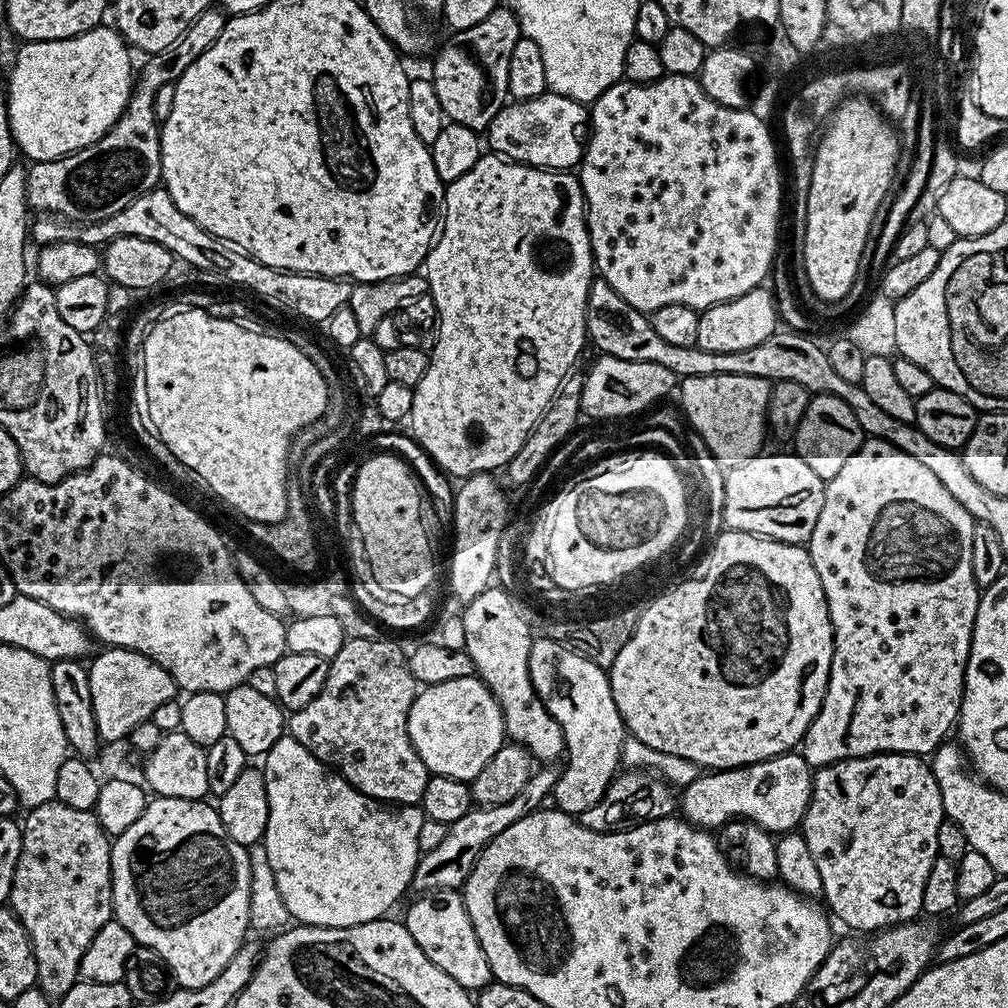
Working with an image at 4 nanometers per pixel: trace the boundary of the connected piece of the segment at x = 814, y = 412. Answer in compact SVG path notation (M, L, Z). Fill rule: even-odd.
M816 394L809 399L806 414L802 414L802 422L794 437L794 452L803 458L810 470L814 470L814 474L818 474L818 478L827 482L842 470L842 466L846 466L846 458L857 452L865 439L858 418L854 418L854 410L850 410L842 398Z

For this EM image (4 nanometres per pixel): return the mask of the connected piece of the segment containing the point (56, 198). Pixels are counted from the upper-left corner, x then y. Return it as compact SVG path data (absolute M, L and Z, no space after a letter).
M213 6L202 10L194 22L173 44L166 46L166 50L149 55L144 64L144 69L139 69L132 86L132 95L128 98L128 105L124 113L118 118L118 122L98 142L86 146L77 152L71 152L60 160L37 160L28 168L26 178L26 198L29 209L36 214L47 214L67 220L73 224L97 224L130 206L134 198L146 194L149 190L161 183L160 174L160 124L155 116L155 95L158 90L167 83L174 82L190 67L214 42L222 35L226 13L223 8Z

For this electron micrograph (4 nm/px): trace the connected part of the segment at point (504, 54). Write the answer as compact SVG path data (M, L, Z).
M506 7L495 10L478 26L470 26L470 30L452 32L449 35L448 45L441 47L435 53L436 61L432 64L430 79L434 90L438 93L438 102L442 105L445 117L458 126L469 127L470 130L483 133L494 122L494 118L509 103L508 83L510 82L510 54L514 54L514 46L518 46L521 38L518 18Z

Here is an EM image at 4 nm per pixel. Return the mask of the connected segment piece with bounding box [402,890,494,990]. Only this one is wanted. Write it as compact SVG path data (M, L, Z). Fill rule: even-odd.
M449 890L420 894L415 899L408 908L408 917L403 917L402 923L408 927L410 934L414 934L414 942L422 946L422 954L426 954L426 958L430 958L438 970L446 970L446 974L450 974L458 986L479 990L493 983L490 962L486 962L478 934L474 934L463 895L459 891Z

